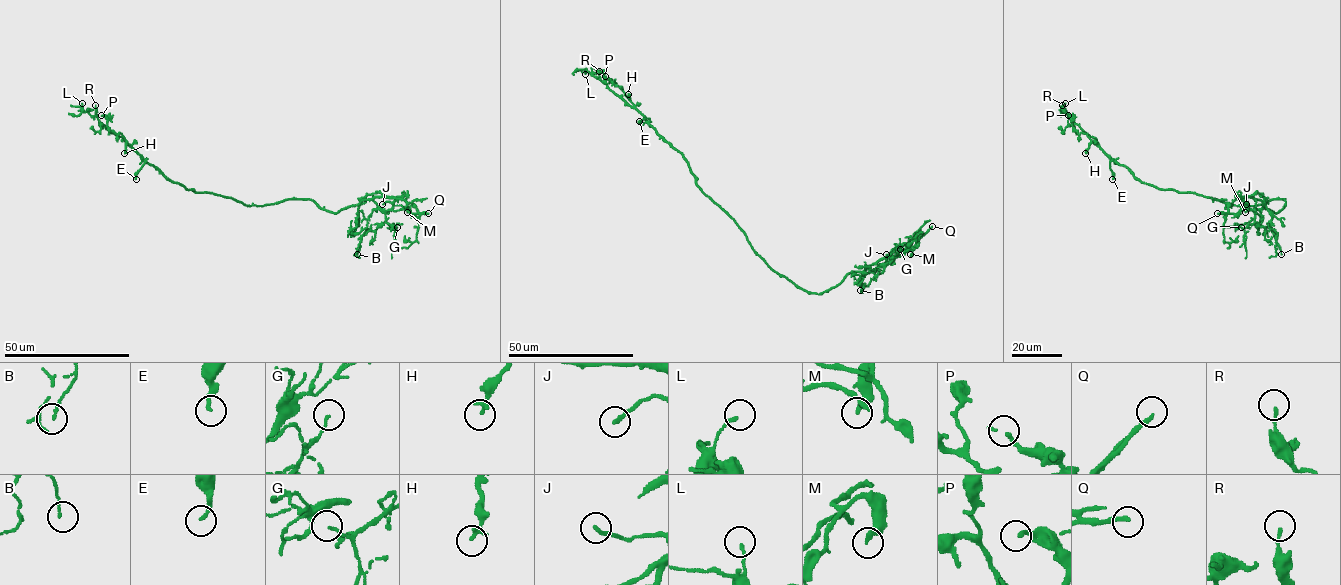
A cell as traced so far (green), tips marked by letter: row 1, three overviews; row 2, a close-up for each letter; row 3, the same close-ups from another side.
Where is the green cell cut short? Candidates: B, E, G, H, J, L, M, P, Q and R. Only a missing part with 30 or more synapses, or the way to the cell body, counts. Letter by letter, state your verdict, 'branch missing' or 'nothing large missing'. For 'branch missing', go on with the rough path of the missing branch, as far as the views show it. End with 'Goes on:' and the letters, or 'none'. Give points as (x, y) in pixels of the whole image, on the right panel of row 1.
B: nothing large missing
E: nothing large missing
G: nothing large missing
H: nothing large missing
J: branch missing | (1246, 204), (1250, 211), (1254, 238)
L: nothing large missing
M: nothing large missing
P: nothing large missing
Q: branch missing | (1217, 213), (1212, 212), (1195, 226), (1197, 222), (1217, 224), (1227, 236), (1238, 239), (1237, 235)
R: nothing large missing
Goes on: J, Q

